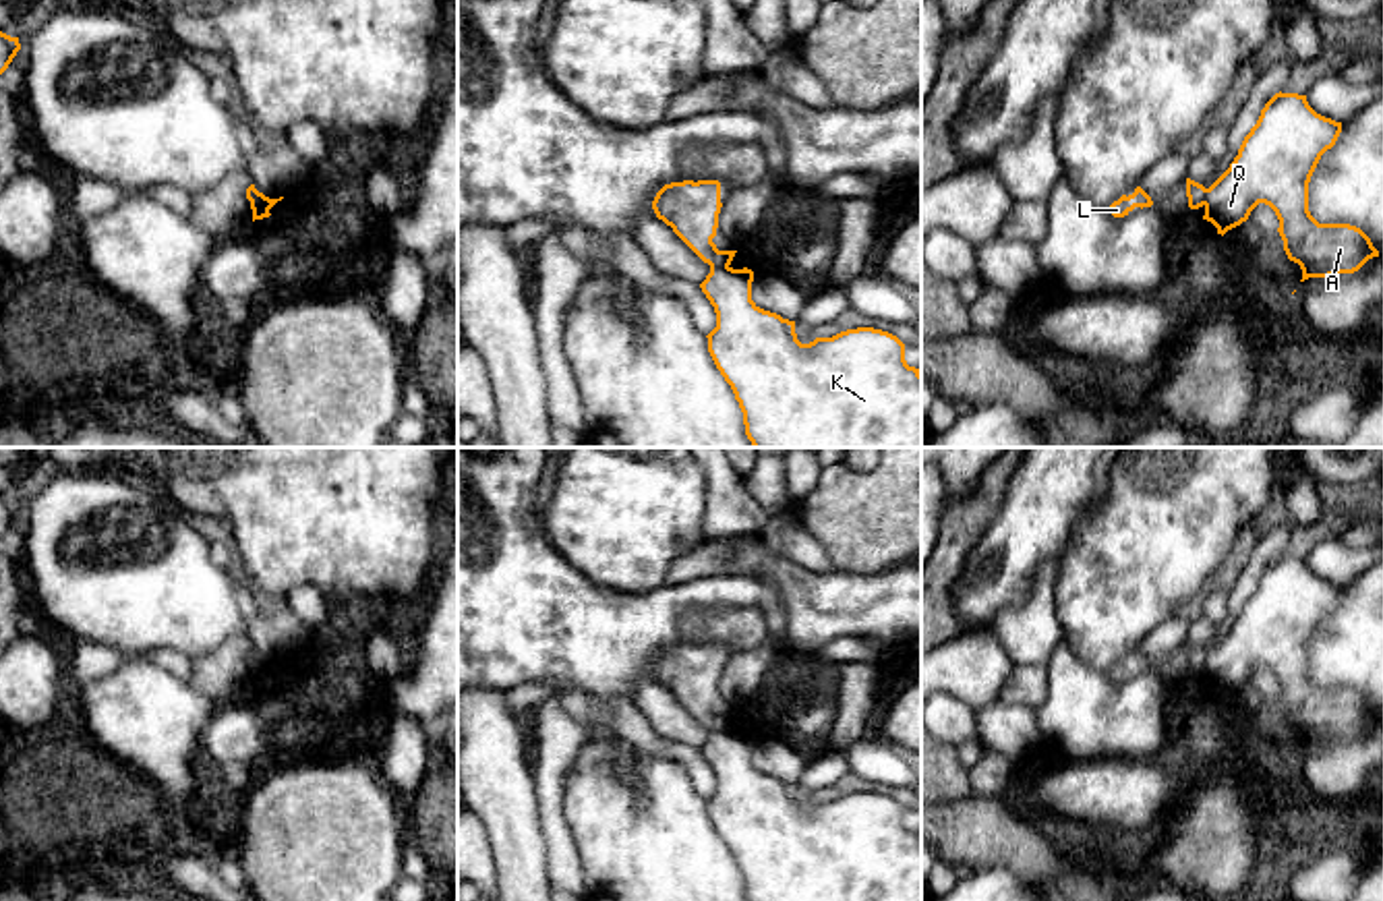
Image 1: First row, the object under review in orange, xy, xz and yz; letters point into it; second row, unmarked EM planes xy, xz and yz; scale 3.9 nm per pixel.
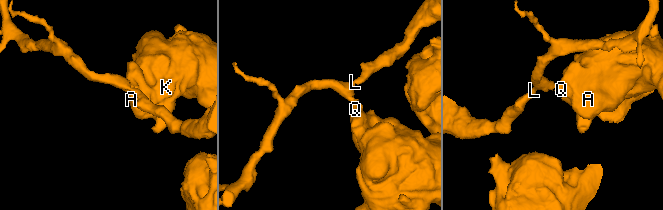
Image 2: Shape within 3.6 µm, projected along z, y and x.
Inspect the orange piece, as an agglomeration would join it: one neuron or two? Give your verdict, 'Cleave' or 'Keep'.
Cleave

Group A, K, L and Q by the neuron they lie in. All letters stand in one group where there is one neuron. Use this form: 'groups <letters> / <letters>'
groups A K Q / L

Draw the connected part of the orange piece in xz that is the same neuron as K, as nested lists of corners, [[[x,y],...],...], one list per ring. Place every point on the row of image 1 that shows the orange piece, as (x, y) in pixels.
[[[714,267],[700,288],[716,313],[716,327],[706,336],[708,352],[739,402],[745,435],[754,447],[921,447],[921,373],[919,369],[907,365],[905,344],[896,336],[874,327],[857,327],[841,331],[832,338],[816,338],[810,344],[801,344],[795,333],[795,321],[764,311],[752,300],[752,282],[754,271],[747,267]]]

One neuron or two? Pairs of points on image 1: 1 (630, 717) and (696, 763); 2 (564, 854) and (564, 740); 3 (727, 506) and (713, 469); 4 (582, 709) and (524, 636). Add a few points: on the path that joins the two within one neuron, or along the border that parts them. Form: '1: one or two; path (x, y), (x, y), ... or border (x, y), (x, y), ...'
1: one; path (644, 734), (659, 746), (680, 750)
2: one; path (553, 825), (551, 769)
3: one; path (727, 498), (721, 477)
4: two; border (555, 692), (586, 692), (615, 703)

